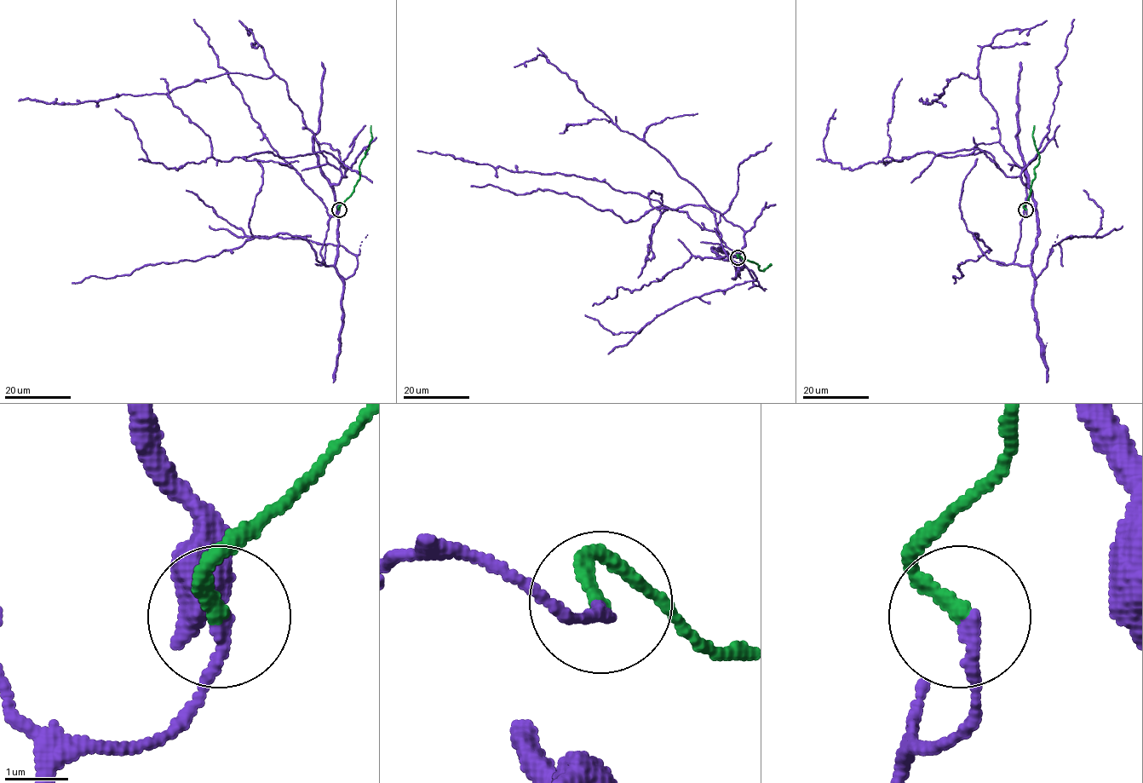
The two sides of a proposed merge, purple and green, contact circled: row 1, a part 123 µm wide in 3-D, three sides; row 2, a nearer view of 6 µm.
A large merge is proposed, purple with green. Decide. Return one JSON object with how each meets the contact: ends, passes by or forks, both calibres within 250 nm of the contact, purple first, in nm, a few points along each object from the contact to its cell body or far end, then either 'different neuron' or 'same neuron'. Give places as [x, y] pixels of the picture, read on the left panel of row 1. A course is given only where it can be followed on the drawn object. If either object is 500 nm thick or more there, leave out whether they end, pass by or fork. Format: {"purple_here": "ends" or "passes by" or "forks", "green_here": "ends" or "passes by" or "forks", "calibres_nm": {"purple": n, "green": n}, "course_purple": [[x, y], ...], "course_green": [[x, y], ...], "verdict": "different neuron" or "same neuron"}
{"purple_here": "ends", "green_here": "ends", "calibres_nm": {"purple": 200, "green": 240}, "course_purple": [[339, 210], [325, 265], [341, 171], [275, 75], [18, 100]], "course_green": [[339, 210], [350, 195], [359, 177], [361, 160], [372, 138], [371, 125]], "verdict": "same neuron"}

